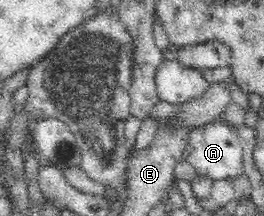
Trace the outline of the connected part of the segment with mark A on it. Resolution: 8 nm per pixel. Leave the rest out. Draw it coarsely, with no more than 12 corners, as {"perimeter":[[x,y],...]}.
{"perimeter":[[215,119],[189,129],[184,161],[198,176],[244,173],[235,126]]}

